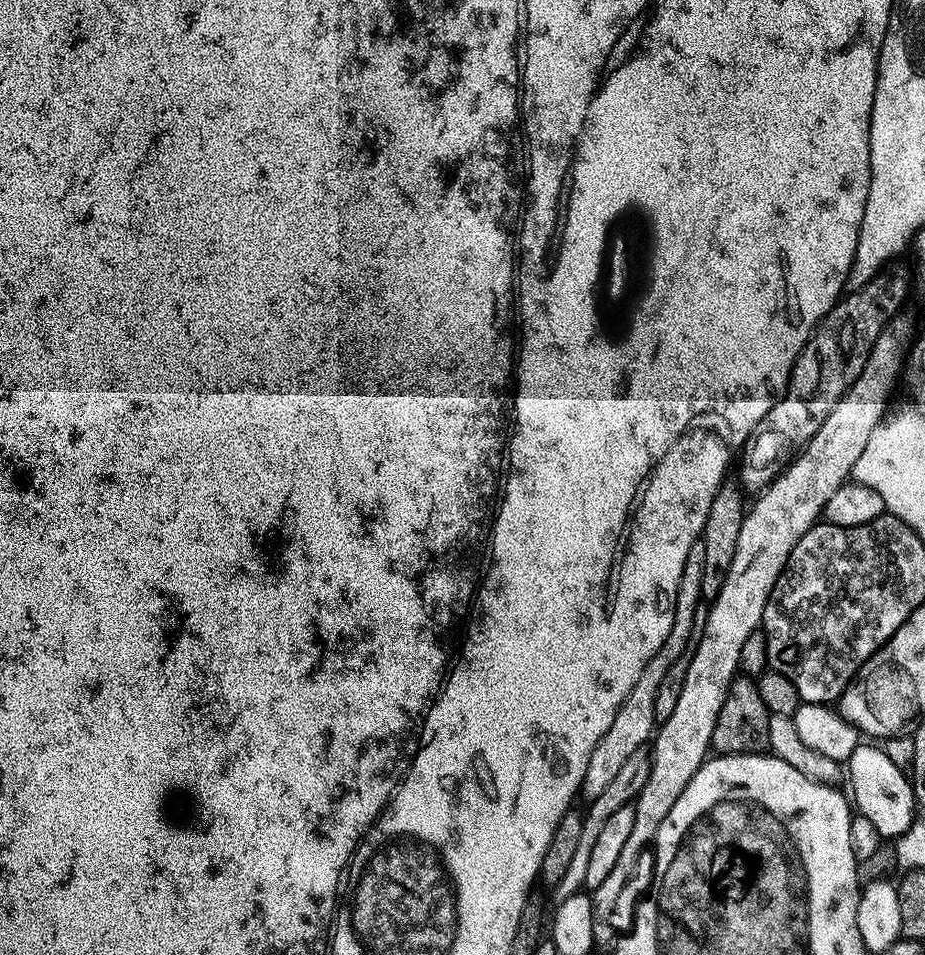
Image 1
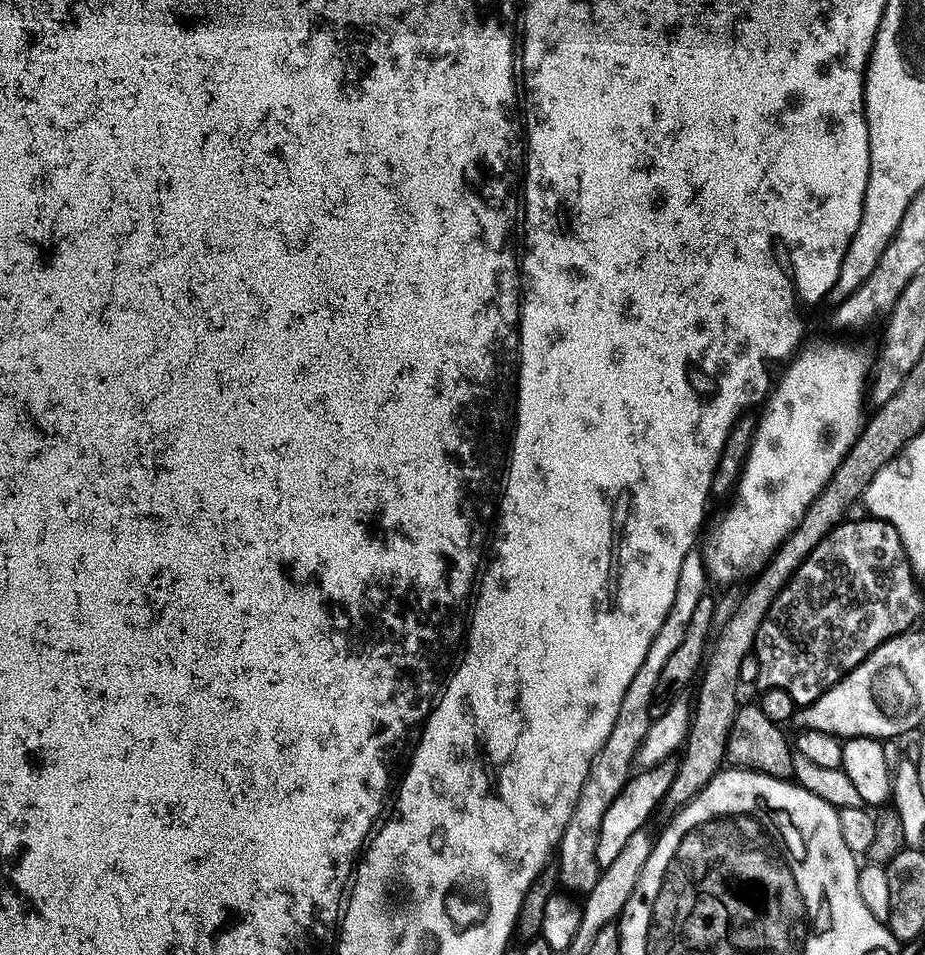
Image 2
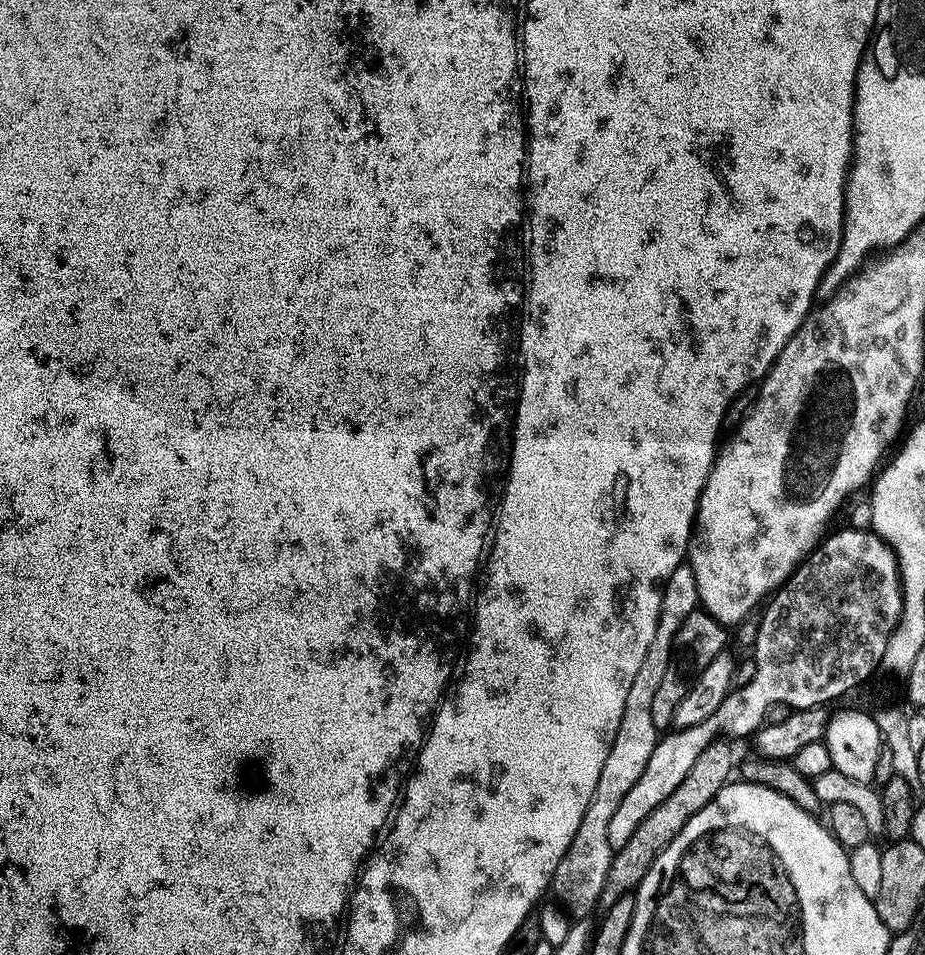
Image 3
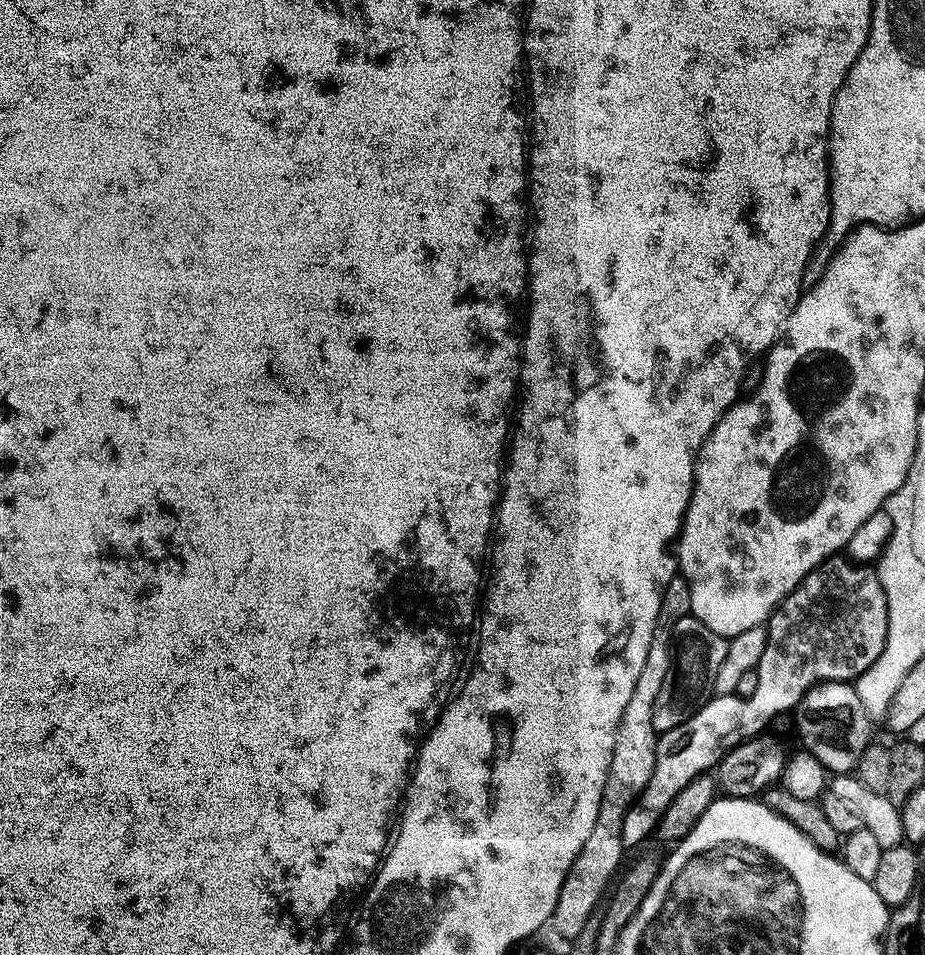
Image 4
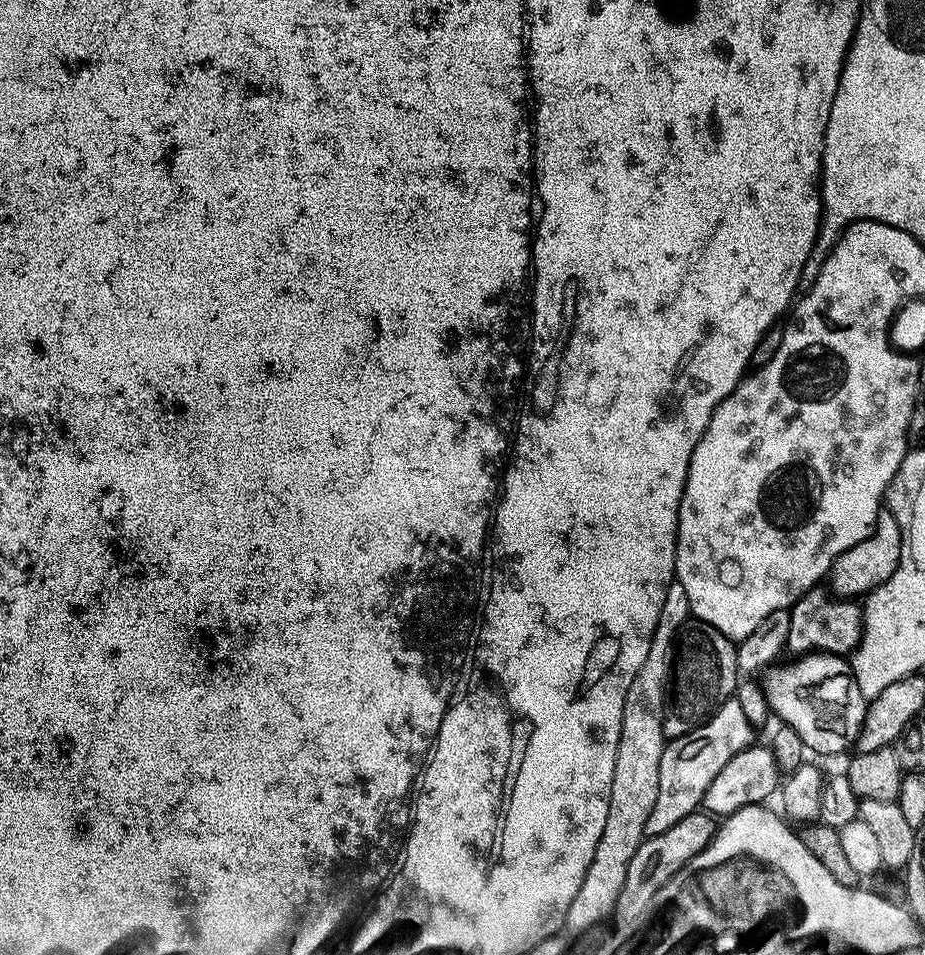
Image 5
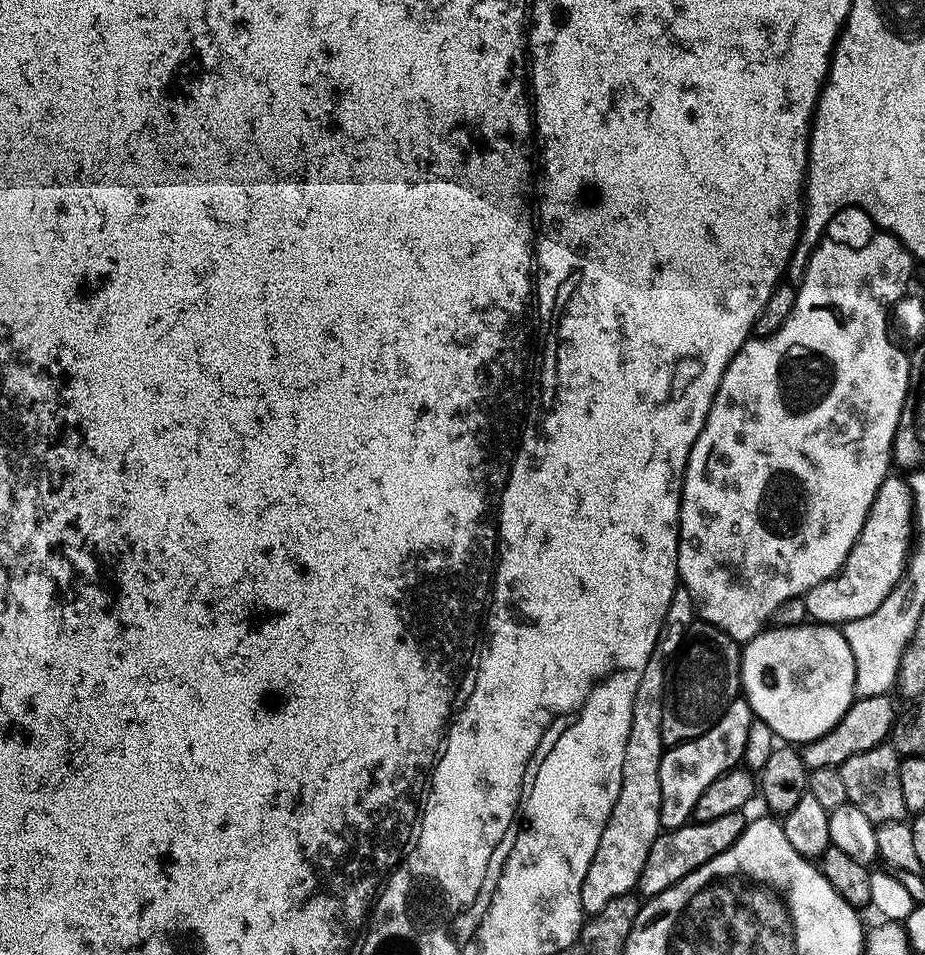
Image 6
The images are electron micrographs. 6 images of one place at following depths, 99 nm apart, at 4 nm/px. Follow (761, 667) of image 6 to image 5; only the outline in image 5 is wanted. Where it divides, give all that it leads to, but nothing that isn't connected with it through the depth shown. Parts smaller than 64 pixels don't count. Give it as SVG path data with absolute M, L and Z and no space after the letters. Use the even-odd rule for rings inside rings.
M813 654L797 659L796 664L788 664L785 668L773 667L767 673L766 683L767 701L771 711L781 716L783 723L802 738L805 749L817 752L820 756L840 756L843 752L851 753L857 747L860 733L864 730L864 723L868 717L869 700L864 697L858 686L855 675L849 674L850 664L847 659L839 656Z

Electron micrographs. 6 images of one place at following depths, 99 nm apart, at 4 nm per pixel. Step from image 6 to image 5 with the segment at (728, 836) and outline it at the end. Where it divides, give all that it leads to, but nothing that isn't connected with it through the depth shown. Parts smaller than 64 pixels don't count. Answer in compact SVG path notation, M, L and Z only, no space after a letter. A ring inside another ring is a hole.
M697 814L678 822L678 826L674 826L674 830L670 830L661 836L645 839L641 843L638 854L634 854L634 862L630 862L630 871L626 873L626 886L622 886L622 894L618 894L618 904L610 917L611 923L616 923L618 935L633 935L632 937L635 937L641 931L652 903L656 901L656 895L697 854L708 848L717 831L717 821L711 815Z

